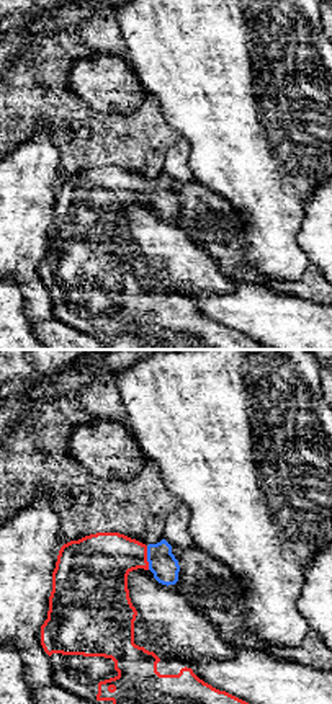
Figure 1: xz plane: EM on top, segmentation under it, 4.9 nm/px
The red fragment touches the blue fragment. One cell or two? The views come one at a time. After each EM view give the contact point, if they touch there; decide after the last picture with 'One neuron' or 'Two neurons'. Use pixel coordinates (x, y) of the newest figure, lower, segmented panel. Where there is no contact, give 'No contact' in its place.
Touches red at (146, 557)

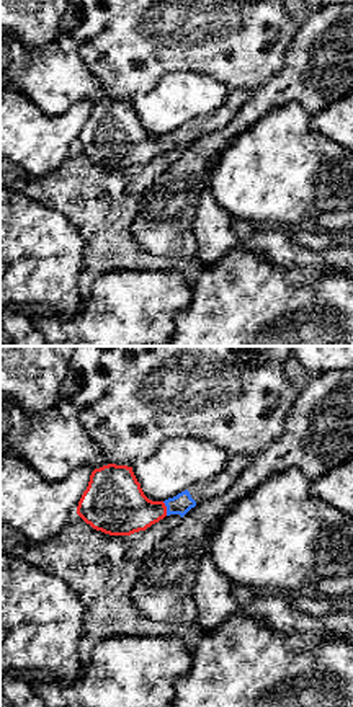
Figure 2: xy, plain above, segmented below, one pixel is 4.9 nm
Touches red at (165, 508)

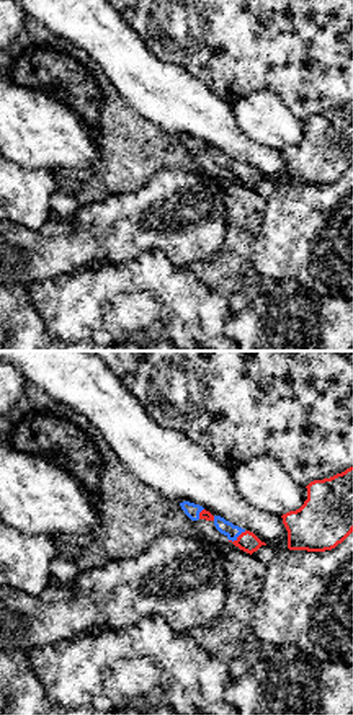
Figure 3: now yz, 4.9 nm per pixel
Touches red at (239, 536)

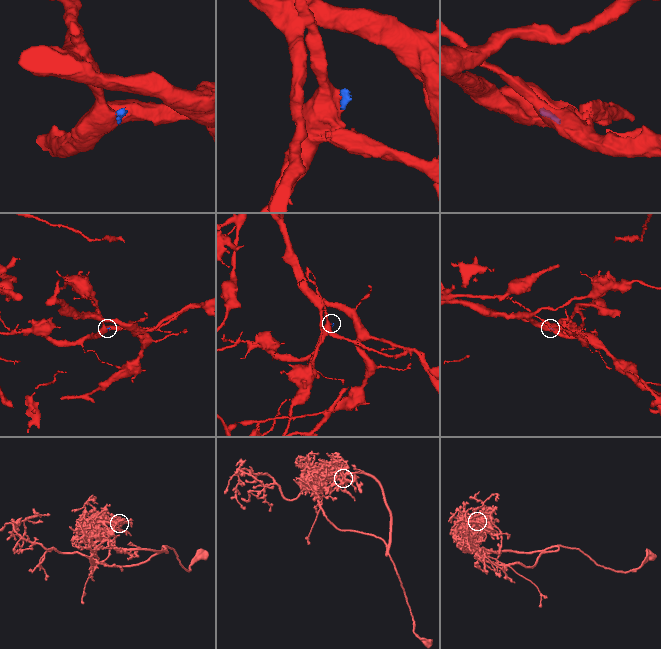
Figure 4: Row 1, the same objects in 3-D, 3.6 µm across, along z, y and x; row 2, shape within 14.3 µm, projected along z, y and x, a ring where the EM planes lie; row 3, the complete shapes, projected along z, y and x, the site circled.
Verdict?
One neuron

